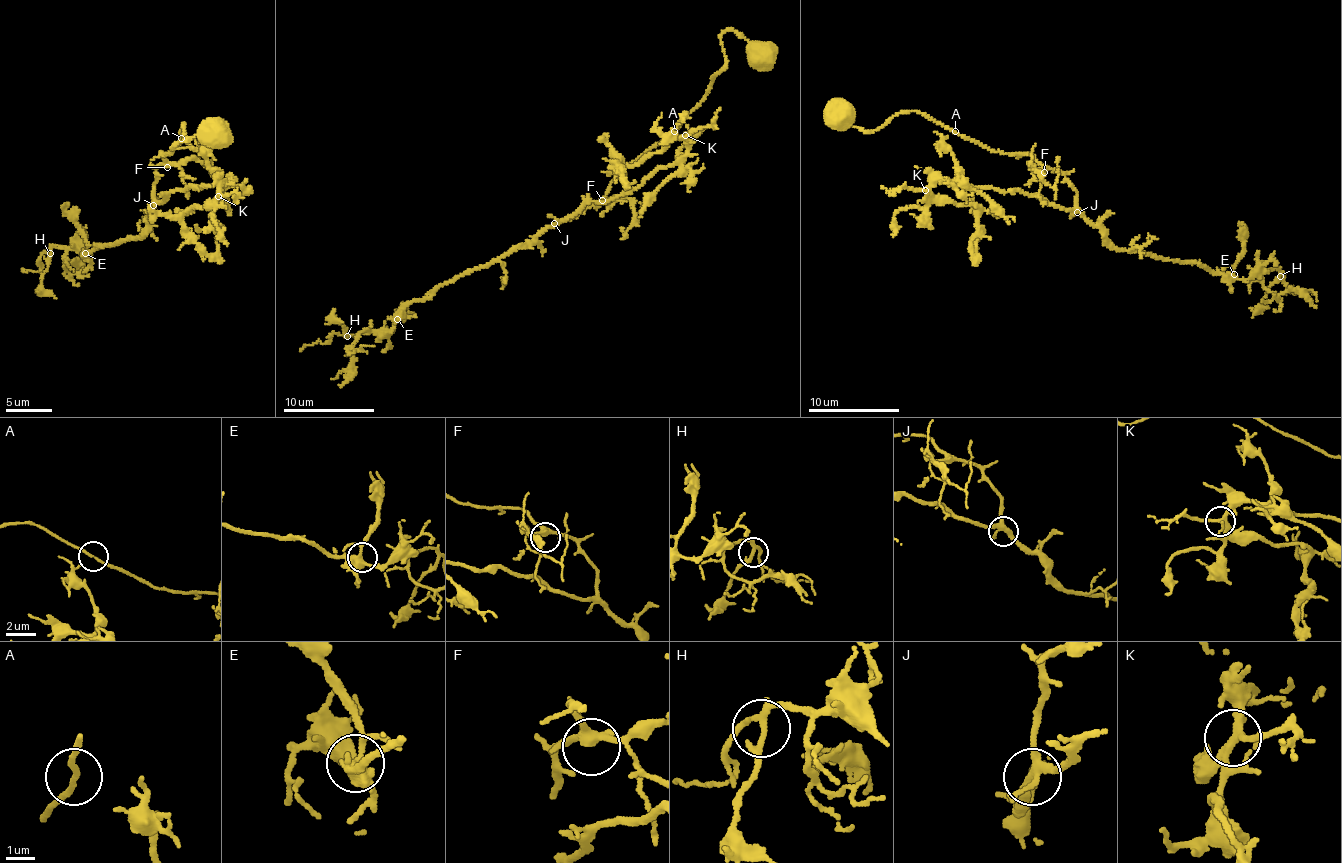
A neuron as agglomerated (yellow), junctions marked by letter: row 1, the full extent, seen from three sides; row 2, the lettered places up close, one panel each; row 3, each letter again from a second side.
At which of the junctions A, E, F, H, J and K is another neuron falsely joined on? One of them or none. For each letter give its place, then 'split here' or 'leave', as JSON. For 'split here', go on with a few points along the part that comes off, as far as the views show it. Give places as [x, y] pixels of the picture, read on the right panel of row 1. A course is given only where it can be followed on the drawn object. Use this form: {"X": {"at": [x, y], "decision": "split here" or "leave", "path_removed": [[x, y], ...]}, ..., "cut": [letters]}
{"A": {"at": [955, 131], "decision": "leave"}, "E": {"at": [1234, 274], "decision": "leave"}, "F": {"at": [1044, 172], "decision": "leave"}, "H": {"at": [1280, 276], "decision": "leave"}, "J": {"at": [1077, 212], "decision": "leave"}, "K": {"at": [925, 190], "decision": "leave"}, "cut": []}

